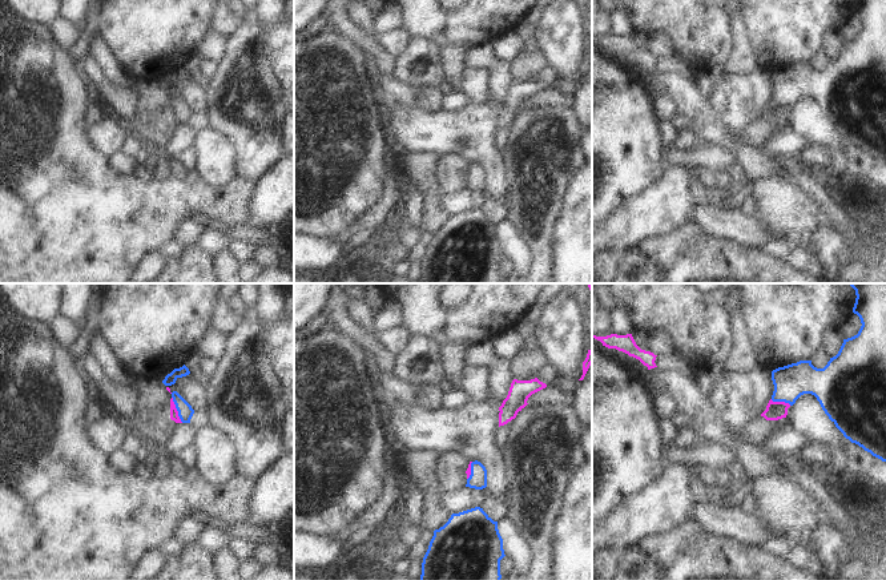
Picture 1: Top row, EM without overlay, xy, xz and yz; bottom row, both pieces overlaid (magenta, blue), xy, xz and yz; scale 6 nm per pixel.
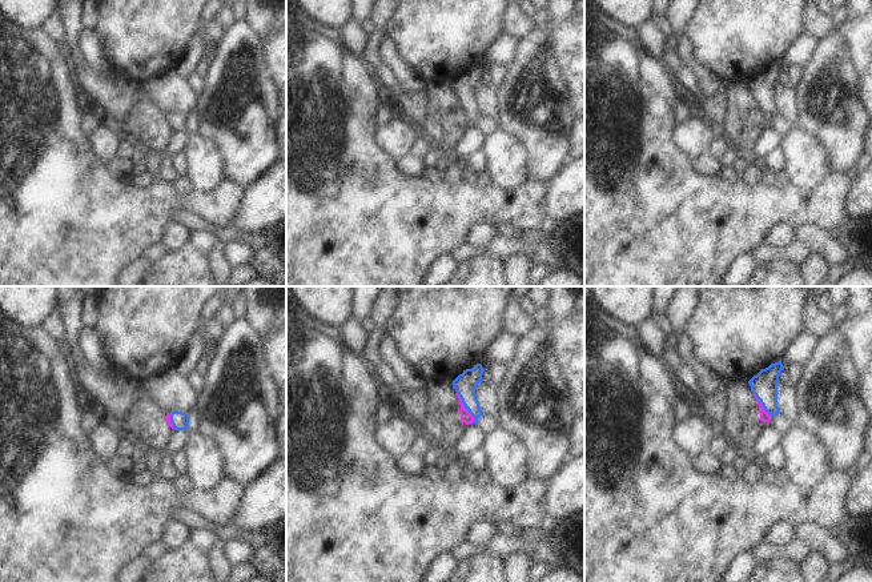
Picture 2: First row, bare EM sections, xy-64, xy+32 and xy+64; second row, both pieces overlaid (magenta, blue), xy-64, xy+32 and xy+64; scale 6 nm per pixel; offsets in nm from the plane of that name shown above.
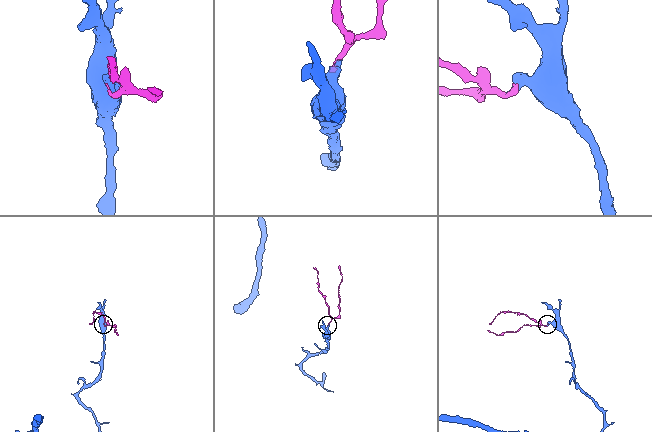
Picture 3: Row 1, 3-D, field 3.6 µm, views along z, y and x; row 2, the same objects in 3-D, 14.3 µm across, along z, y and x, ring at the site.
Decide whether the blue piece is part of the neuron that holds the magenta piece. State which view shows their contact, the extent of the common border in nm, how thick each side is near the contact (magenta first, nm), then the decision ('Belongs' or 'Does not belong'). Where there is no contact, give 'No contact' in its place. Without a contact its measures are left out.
Touches magenta in xy. Shared border 170 nm. Thickness 50 nm (magenta) against 90 nm. Belongs.

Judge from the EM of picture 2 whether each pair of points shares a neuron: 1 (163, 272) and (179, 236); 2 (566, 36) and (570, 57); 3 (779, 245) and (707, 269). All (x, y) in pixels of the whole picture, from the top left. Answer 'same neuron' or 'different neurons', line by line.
1: different neurons
2: same neuron
3: different neurons

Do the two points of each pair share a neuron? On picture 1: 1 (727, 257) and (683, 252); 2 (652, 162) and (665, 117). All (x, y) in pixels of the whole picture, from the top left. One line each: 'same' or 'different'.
1: same
2: different

